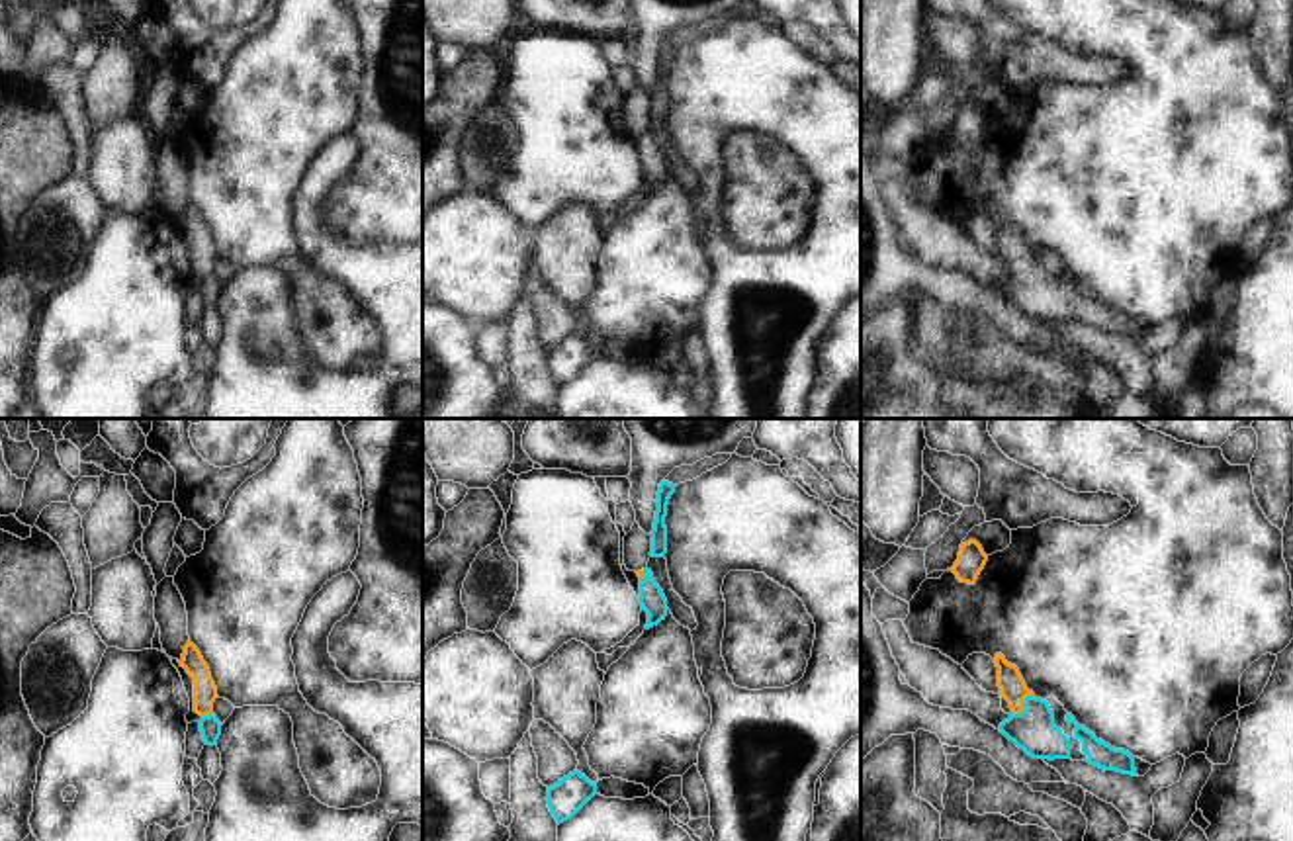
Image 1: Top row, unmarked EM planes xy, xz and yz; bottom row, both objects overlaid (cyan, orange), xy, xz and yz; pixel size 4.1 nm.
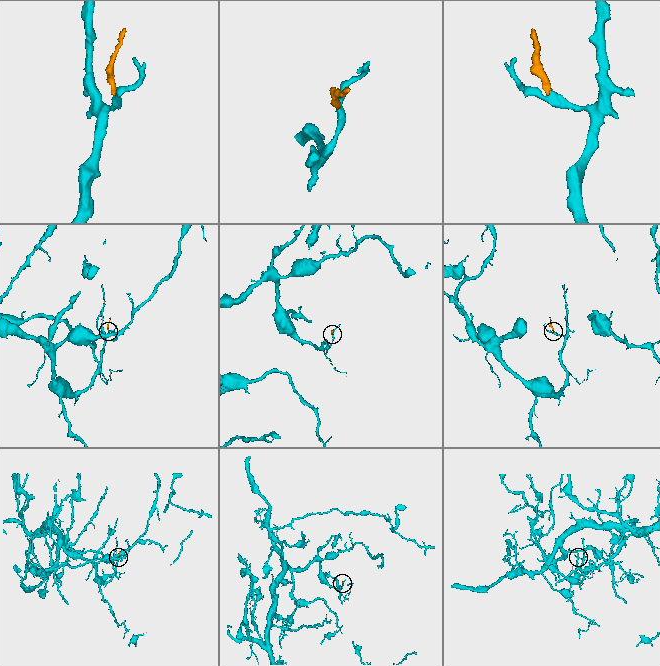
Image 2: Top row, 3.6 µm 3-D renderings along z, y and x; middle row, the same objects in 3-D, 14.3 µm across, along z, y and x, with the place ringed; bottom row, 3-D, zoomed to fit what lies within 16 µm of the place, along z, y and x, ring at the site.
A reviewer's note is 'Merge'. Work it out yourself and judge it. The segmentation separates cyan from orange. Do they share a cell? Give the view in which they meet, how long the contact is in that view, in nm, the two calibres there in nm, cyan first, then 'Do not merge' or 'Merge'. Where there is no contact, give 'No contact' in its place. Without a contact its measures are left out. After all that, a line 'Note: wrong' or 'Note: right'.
Touches cyan in yz. Shared border 130 nm. Thickness 180 nm (cyan) against 110 nm. Merge.
Note: right

